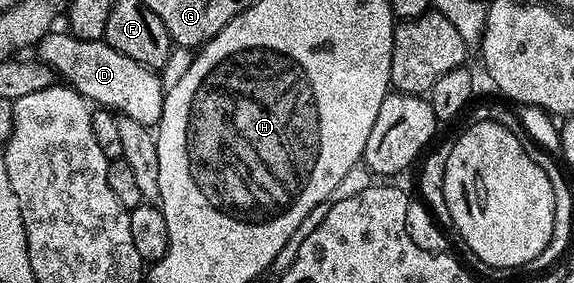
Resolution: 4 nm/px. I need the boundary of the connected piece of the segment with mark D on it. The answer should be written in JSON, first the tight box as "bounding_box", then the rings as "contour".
{"bounding_box":[38,31,166,127],"contour":[[[50,31],[39,41],[38,57],[56,72],[57,78],[67,82],[89,103],[95,103],[116,115],[129,117],[149,127],[159,125],[166,90],[157,70],[128,58],[105,40],[87,41],[73,37],[68,31],[56,32]]]}

